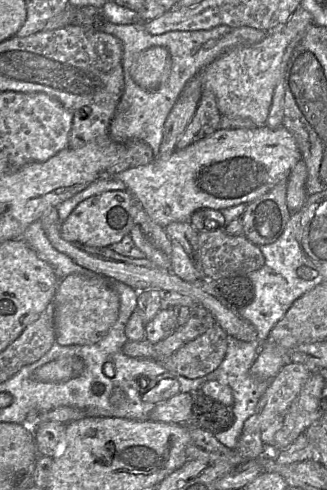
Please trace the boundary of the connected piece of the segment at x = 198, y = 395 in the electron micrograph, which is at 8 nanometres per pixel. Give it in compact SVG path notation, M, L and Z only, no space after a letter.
M201 390L194 392L192 410L192 426L213 434L228 429L234 422L234 413L230 406L213 399Z

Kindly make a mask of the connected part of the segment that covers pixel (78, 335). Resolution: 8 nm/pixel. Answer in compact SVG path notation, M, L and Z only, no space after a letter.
M95 272L91 275L69 274L59 280L54 297L54 325L58 344L62 346L89 345L107 334L118 318L120 306L118 294L111 288L112 280L115 279L109 279Z

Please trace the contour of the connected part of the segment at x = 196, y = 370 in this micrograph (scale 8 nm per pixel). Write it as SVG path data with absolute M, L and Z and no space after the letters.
M217 323L183 345L165 361L167 372L187 378L204 377L218 368L228 349L229 335Z

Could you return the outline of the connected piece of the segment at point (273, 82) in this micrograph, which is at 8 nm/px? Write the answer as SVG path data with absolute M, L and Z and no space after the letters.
M268 32L261 42L229 50L204 67L199 72L202 92L210 91L215 95L221 115L249 118L258 126L265 125L274 90L283 78L290 56L291 46L283 32Z

